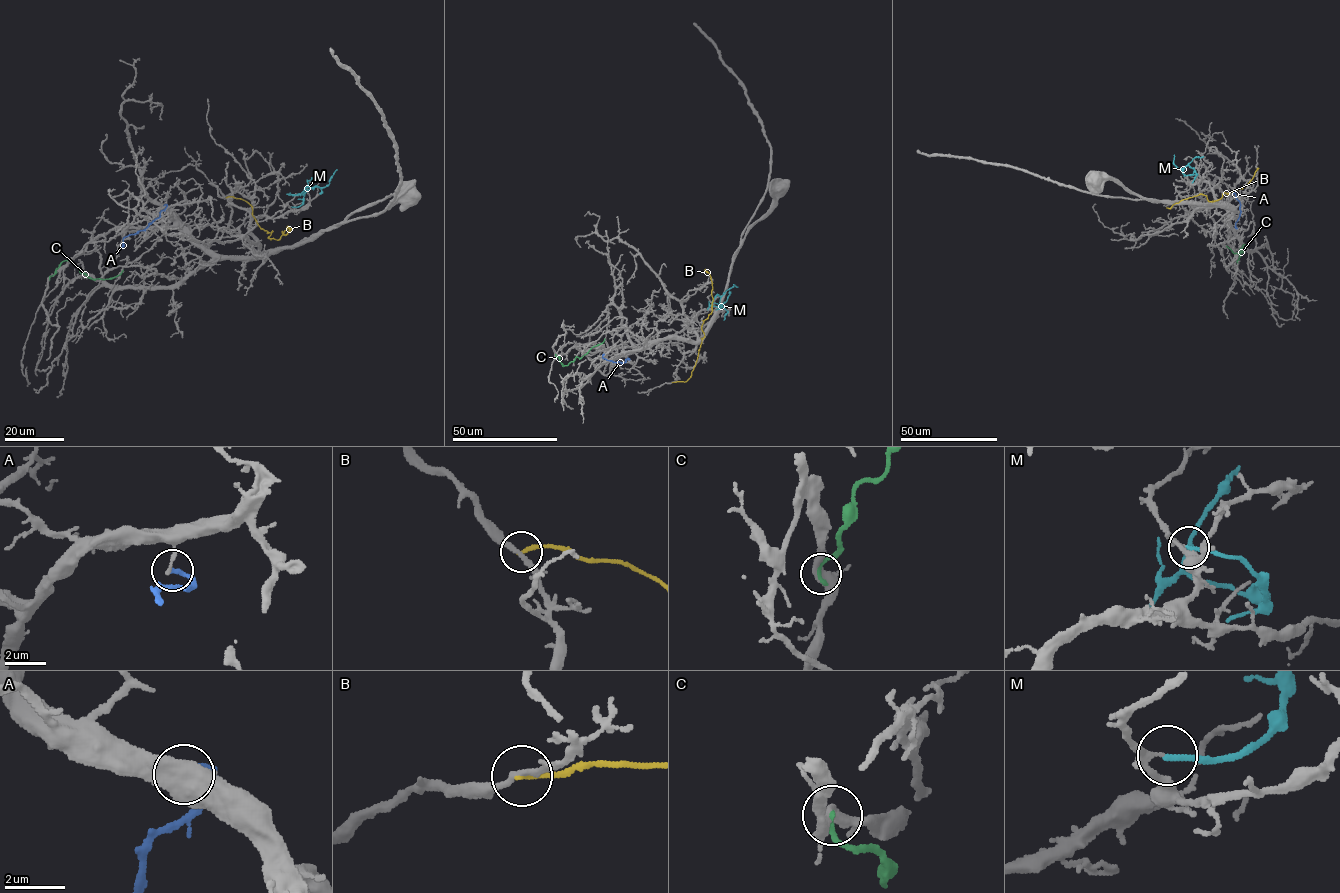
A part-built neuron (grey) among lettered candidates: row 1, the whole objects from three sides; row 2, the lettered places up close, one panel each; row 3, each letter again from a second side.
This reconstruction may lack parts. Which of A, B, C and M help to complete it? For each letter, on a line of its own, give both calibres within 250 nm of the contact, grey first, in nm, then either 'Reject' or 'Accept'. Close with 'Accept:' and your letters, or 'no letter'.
A: Thickness 180 nm (grey) against 200 nm. Reject
B: Thickness 200 nm (grey) against 170 nm. Reject
C: Thickness 340 nm (grey) against 200 nm. Reject
M: Thickness 140 nm (grey) against 190 nm. Reject
Accept: no letter

